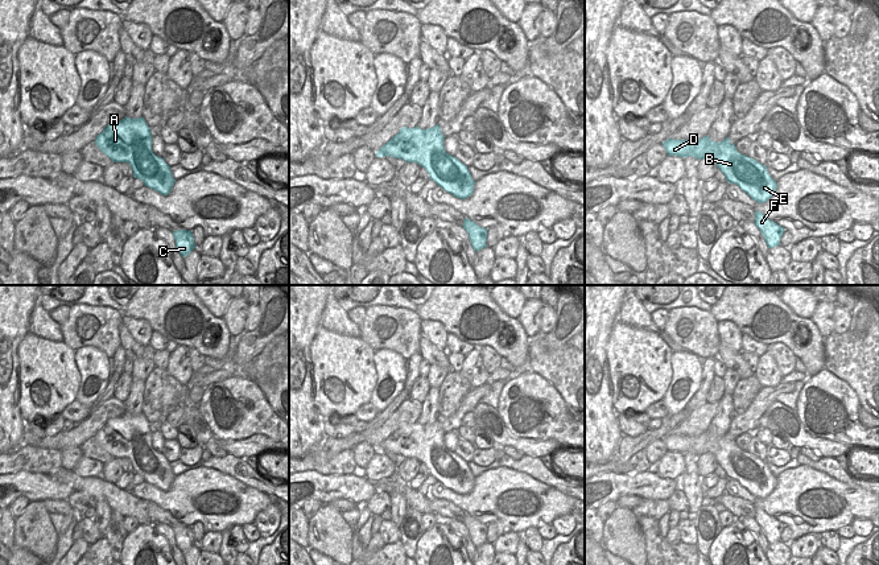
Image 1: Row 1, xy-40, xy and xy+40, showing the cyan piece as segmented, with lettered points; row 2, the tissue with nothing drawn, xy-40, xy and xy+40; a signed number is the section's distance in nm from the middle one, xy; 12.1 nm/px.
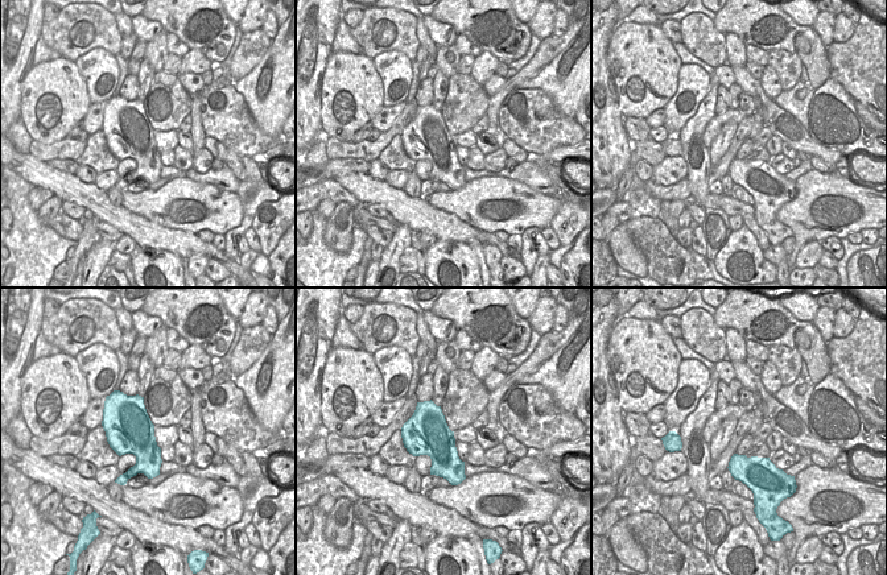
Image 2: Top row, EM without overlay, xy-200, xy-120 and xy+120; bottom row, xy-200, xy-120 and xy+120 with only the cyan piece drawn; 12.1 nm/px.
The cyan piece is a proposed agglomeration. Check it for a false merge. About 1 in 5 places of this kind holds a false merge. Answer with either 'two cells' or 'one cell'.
one cell

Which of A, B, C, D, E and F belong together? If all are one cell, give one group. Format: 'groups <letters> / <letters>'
groups A B C D E F

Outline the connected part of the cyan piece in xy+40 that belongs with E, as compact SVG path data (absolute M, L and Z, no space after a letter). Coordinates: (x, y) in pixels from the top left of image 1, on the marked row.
M703 136L697 141L668 139L663 143L668 156L711 157L729 183L738 185L758 203L767 202L776 191L777 183L769 176L767 166L739 153L735 144L726 137L721 143Z

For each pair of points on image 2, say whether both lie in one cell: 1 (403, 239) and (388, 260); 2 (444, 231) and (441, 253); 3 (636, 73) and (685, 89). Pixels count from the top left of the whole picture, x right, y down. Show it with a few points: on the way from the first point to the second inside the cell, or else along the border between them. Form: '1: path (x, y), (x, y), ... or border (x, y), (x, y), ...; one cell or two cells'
1: path (397, 244), (390, 255); one cell
2: border (437, 239), (466, 243); two cells
3: border (681, 63), (677, 90), (663, 108); two cells

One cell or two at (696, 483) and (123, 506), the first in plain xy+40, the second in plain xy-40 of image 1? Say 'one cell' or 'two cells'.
two cells

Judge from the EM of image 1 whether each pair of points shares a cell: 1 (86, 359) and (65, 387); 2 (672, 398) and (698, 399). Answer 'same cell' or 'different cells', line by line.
1: different cells
2: different cells

